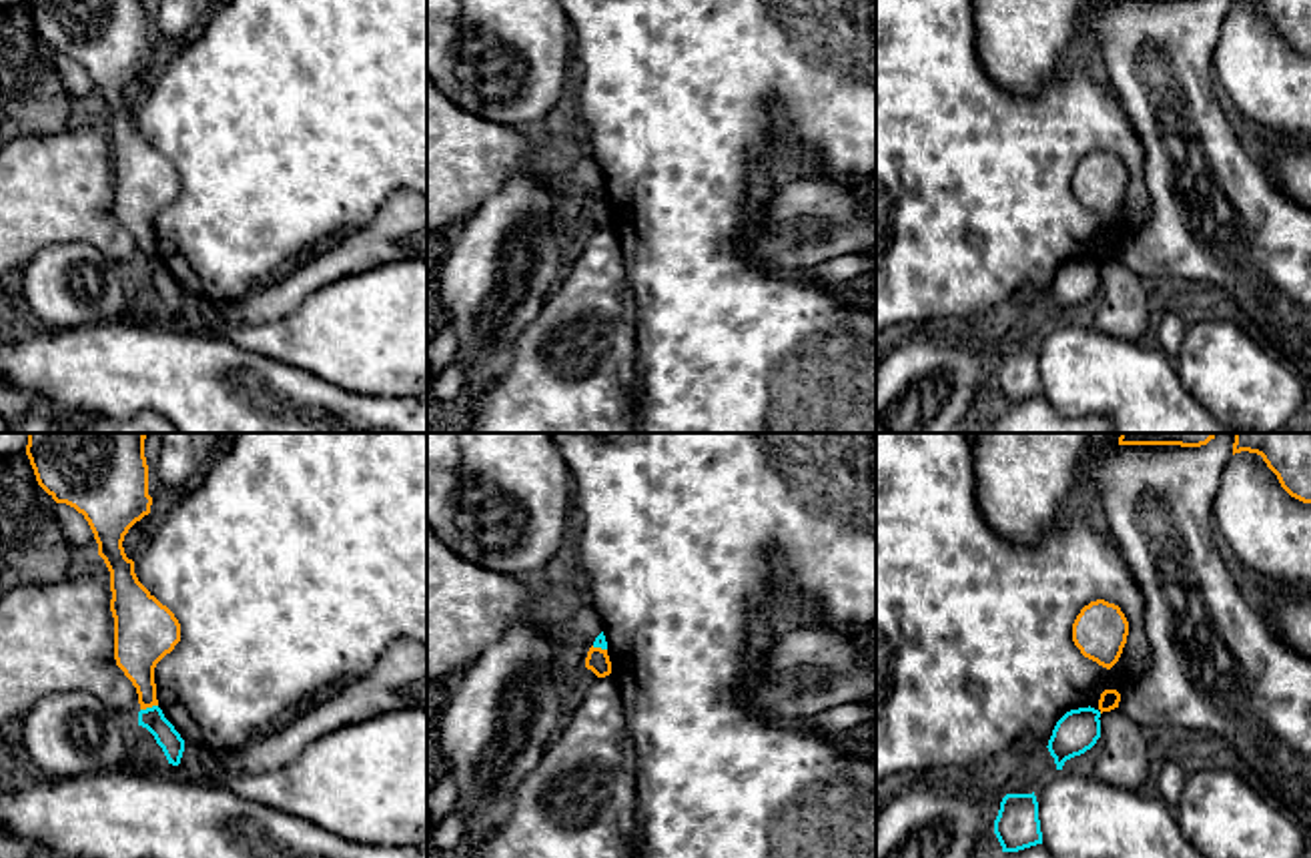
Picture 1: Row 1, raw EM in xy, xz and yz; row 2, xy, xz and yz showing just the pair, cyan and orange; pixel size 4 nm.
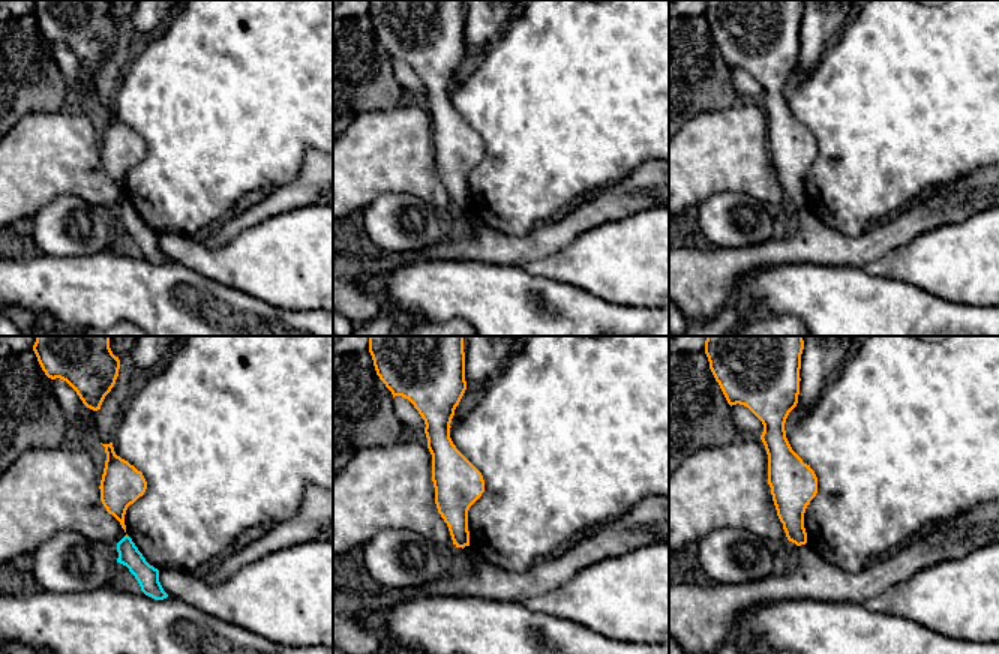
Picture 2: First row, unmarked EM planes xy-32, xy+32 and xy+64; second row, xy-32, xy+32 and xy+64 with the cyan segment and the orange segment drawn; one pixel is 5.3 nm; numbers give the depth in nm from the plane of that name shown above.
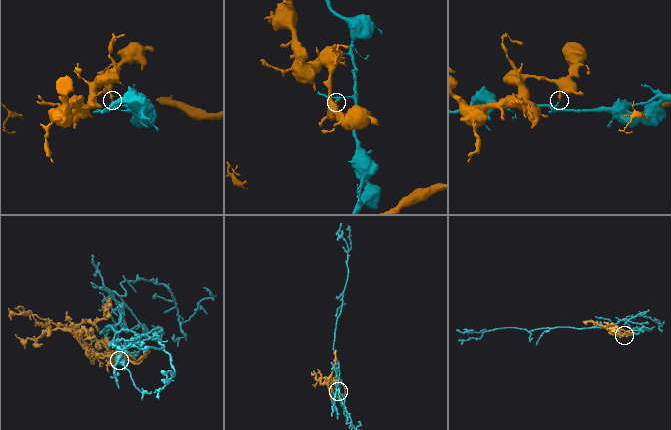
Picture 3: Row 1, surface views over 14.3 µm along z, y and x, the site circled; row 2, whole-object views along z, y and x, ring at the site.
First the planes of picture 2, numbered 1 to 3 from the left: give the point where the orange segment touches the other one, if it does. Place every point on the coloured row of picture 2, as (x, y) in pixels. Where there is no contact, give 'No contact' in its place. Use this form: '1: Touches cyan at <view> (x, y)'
1: No contact
2: No contact
3: No contact

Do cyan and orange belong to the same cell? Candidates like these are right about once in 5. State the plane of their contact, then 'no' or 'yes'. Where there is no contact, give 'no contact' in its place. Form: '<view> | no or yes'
xy | no

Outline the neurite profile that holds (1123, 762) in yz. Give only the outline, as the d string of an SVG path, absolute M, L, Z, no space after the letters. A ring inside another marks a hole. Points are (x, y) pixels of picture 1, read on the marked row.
M1121 708L1101 714L1103 750L1095 776L1123 790L1139 790L1155 768L1143 728Z

